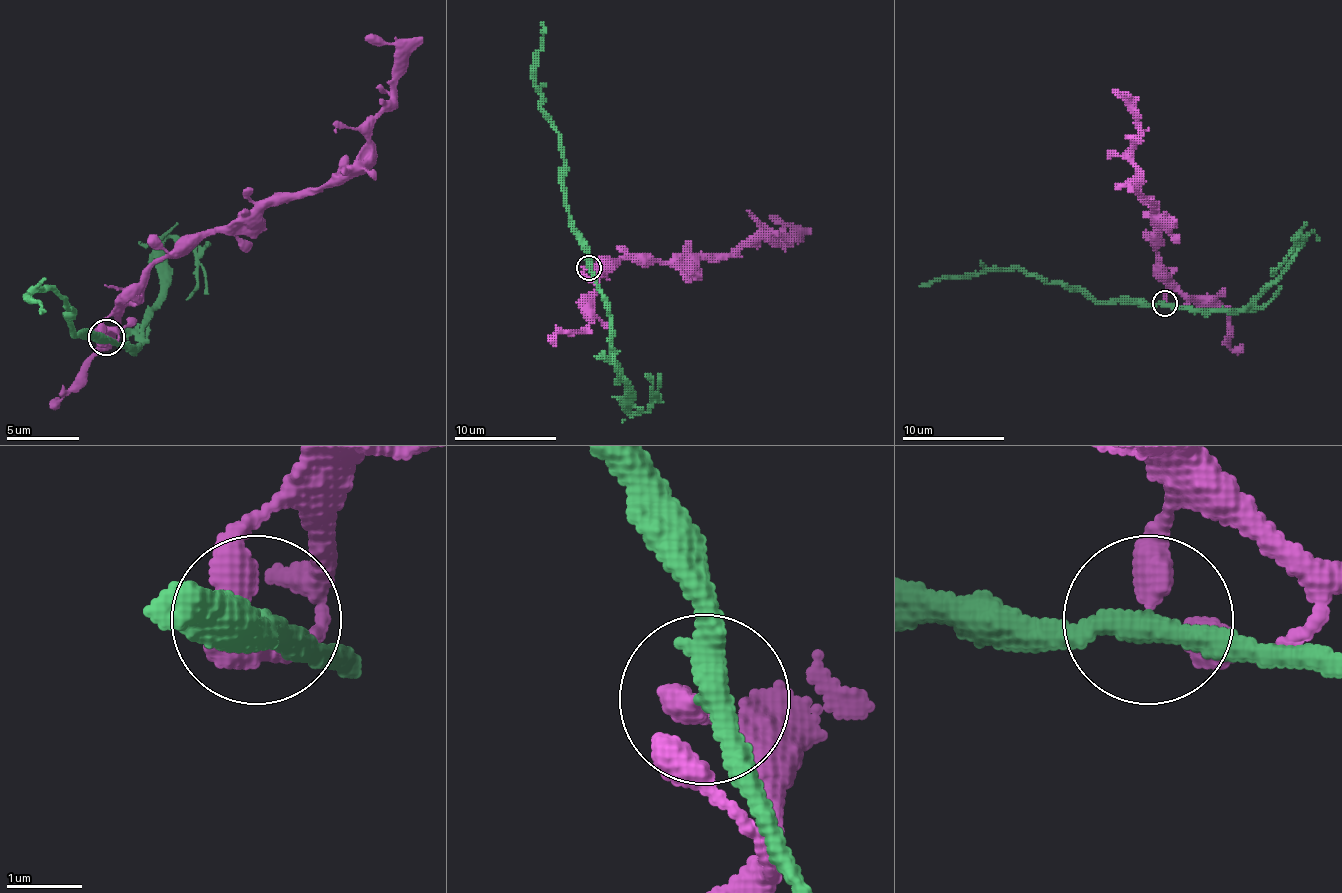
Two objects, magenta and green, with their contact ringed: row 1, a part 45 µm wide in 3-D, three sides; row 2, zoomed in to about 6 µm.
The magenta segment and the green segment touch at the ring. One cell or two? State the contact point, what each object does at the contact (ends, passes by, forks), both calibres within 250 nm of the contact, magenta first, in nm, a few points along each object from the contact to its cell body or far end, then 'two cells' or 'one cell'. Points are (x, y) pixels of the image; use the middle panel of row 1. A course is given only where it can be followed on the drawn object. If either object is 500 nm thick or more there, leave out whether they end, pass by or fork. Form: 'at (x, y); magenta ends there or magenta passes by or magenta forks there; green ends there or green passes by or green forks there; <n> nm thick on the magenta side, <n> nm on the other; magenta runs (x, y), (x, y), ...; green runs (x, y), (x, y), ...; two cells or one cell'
at (588, 267); magenta ends there; green passes by; 400 nm thick on the magenta side, 340 nm on the other; magenta runs (586, 267), (609, 269), (625, 259), (699, 262), (742, 249), (755, 236), (788, 241), (790, 229), (770, 216); green runs (589, 267), (589, 246), (574, 226), (566, 195), (561, 139), (541, 106), (535, 68), (543, 32), (541, 22); two cells

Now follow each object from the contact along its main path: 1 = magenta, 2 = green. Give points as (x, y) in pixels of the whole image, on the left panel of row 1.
1: (103, 335), (103, 320), (157, 262), (324, 190), (356, 157), (389, 99), (396, 56), (393, 45), (364, 38)
2: (107, 338), (74, 335), (67, 302), (52, 288), (38, 288), (31, 295), (42, 306), (38, 313)

